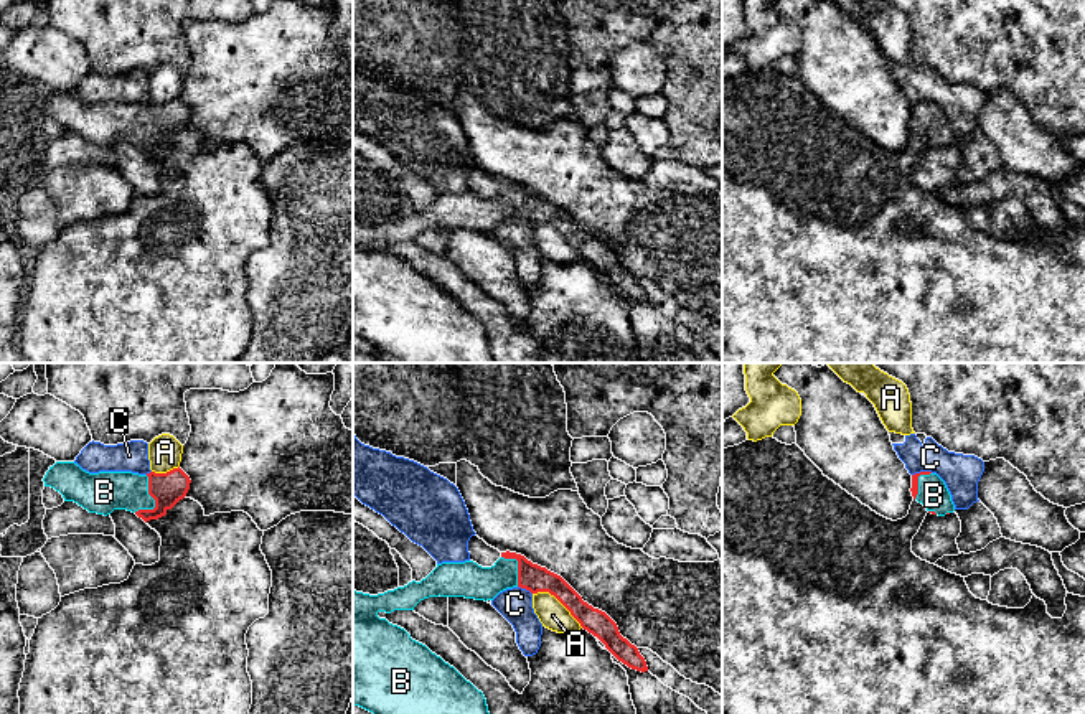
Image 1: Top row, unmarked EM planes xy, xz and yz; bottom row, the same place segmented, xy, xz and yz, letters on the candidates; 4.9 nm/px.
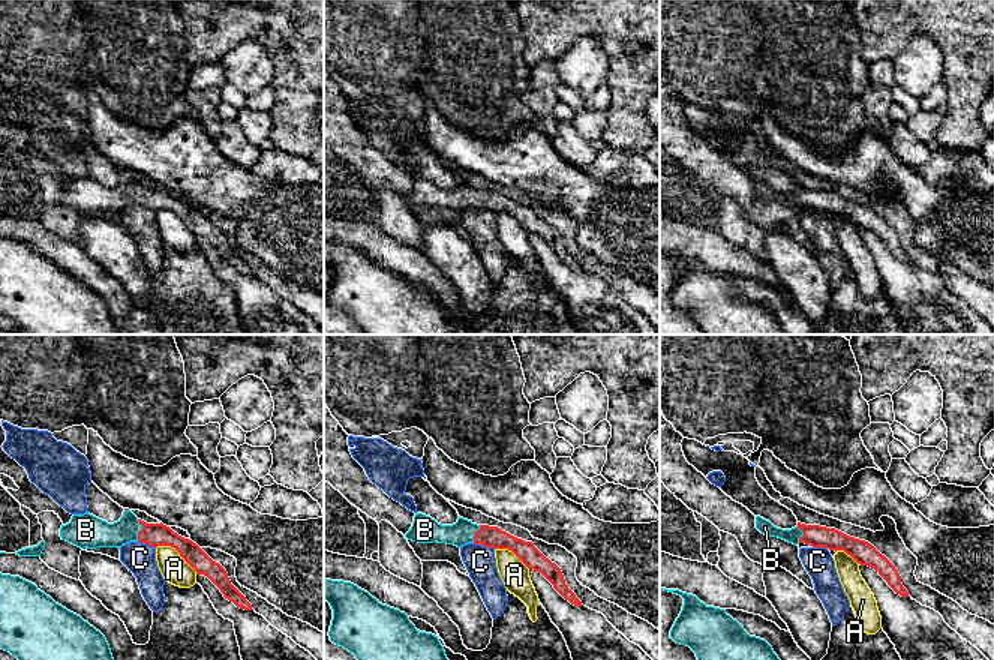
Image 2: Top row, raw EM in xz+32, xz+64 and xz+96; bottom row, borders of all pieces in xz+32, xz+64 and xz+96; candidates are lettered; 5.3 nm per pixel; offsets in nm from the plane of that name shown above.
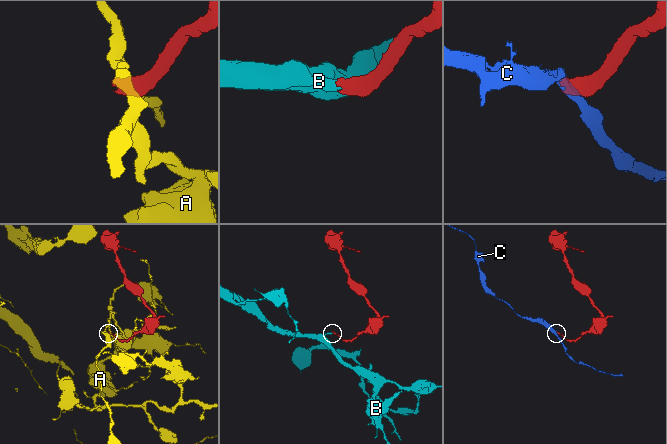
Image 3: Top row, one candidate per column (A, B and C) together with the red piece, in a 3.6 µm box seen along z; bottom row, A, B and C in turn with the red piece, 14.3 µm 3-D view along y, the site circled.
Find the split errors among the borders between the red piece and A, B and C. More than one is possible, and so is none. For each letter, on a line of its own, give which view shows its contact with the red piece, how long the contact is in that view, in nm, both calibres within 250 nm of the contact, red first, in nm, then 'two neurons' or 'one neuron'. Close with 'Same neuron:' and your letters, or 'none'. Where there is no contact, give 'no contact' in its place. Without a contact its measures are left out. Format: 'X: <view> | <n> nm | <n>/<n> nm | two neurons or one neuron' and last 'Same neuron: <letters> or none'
A: xz | 300 nm | 140/140 nm | two neurons
B: xy | 200 nm | 160/190 nm | one neuron
C: yz | 110 nm | 40/180 nm | two neurons
Same neuron: B

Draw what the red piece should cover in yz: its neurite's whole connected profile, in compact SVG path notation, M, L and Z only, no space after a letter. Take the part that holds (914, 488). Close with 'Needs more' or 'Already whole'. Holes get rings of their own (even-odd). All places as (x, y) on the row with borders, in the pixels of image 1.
M932 472L912 475L912 496L922 503L928 513L945 516L955 511L951 495L945 481Z. Needs more

